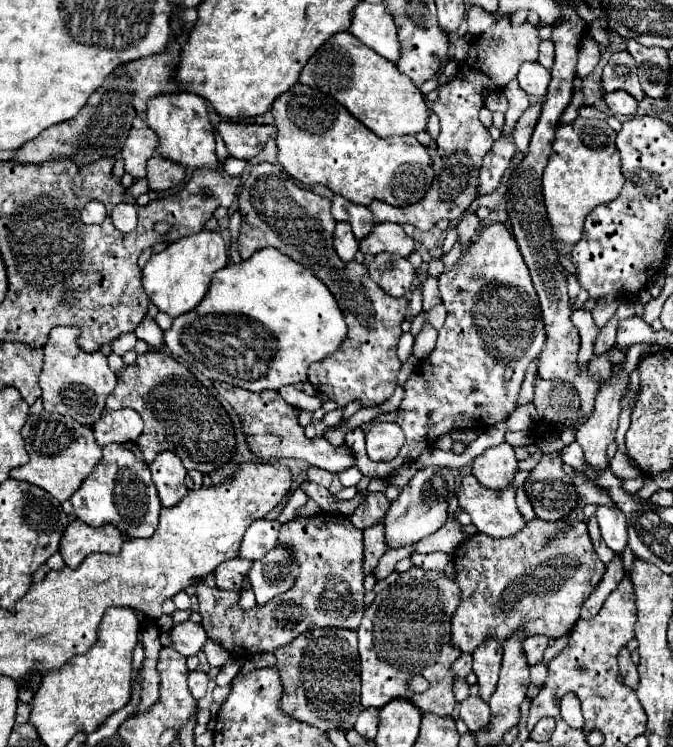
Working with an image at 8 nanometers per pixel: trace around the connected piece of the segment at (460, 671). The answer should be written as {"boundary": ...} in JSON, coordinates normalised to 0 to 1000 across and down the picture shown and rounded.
{"boundary":[[[686,874],[686,880],[678,885],[678,890],[672,896],[675,896],[678,906],[692,906],[701,898],[701,877]]]}

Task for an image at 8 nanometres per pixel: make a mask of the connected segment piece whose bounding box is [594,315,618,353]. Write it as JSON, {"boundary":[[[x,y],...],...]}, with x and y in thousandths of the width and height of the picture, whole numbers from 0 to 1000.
{"boundary":[[[912,422],[889,446],[889,454],[886,454],[886,473],[895,473],[895,470],[903,470],[906,465],[915,462],[915,440],[918,440],[918,424]]]}

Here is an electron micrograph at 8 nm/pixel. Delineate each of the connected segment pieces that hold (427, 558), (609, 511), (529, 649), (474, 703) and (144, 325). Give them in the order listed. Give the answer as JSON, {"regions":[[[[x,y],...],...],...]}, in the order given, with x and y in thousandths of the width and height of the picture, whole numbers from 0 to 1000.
{"regions":[[[[609,740],[609,751],[627,762],[642,762],[642,764],[660,764],[663,762],[663,751],[666,743],[663,740],[636,740],[636,743],[624,743],[624,740]]],[[[889,679],[886,681],[886,697],[889,697],[889,705],[892,705],[892,714],[895,714],[895,722],[897,727],[915,740],[921,743],[930,732],[930,695],[927,695],[927,687],[921,687],[921,681],[915,679]]],[[[785,853],[779,861],[776,861],[776,869],[779,869],[779,877],[782,877],[782,888],[790,893],[796,888],[805,888],[805,877],[814,866],[814,855],[811,853]]],[[[692,933],[684,941],[684,960],[689,963],[698,979],[719,976],[719,971],[725,971],[728,949],[719,938],[713,938],[713,933]]],[[[217,424],[217,427],[202,438],[199,448],[202,448],[205,454],[211,454],[214,459],[226,462],[226,465],[238,465],[238,462],[244,459],[244,454],[241,454],[241,440],[238,440],[238,438],[232,435],[232,430],[223,427],[223,424]]]]}

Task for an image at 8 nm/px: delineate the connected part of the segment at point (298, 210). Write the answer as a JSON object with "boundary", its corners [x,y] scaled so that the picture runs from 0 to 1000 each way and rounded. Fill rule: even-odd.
{"boundary":[[[380,221],[357,253],[354,272],[360,285],[354,317],[357,344],[368,347],[377,336],[392,331],[413,333],[481,376],[511,419],[517,435],[514,454],[490,478],[461,491],[461,513],[505,545],[514,545],[529,534],[538,537],[541,545],[556,545],[579,534],[588,521],[588,502],[597,491],[588,475],[588,462],[597,448],[594,435],[600,430],[606,403],[600,398],[577,398],[547,371],[544,355],[529,349],[505,349],[493,331],[493,315],[499,304],[499,296],[490,285],[493,272],[458,253],[437,248],[431,234],[416,221]]]}

